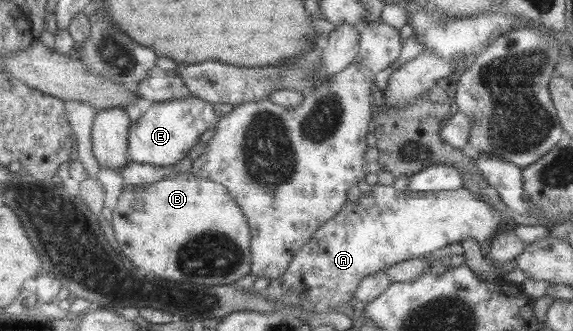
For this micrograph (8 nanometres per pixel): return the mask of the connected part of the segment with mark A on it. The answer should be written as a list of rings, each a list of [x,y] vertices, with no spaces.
[[[375,184],[369,192],[361,193],[356,202],[345,204],[337,216],[320,226],[312,238],[297,251],[296,258],[282,277],[281,288],[283,292],[297,292],[298,295],[307,297],[309,303],[315,303],[318,308],[347,309],[347,302],[355,295],[357,286],[365,276],[384,271],[407,259],[424,257],[433,250],[461,243],[467,238],[484,245],[501,230],[505,222],[477,193],[463,188],[413,195],[412,192],[399,192],[392,186]]]

